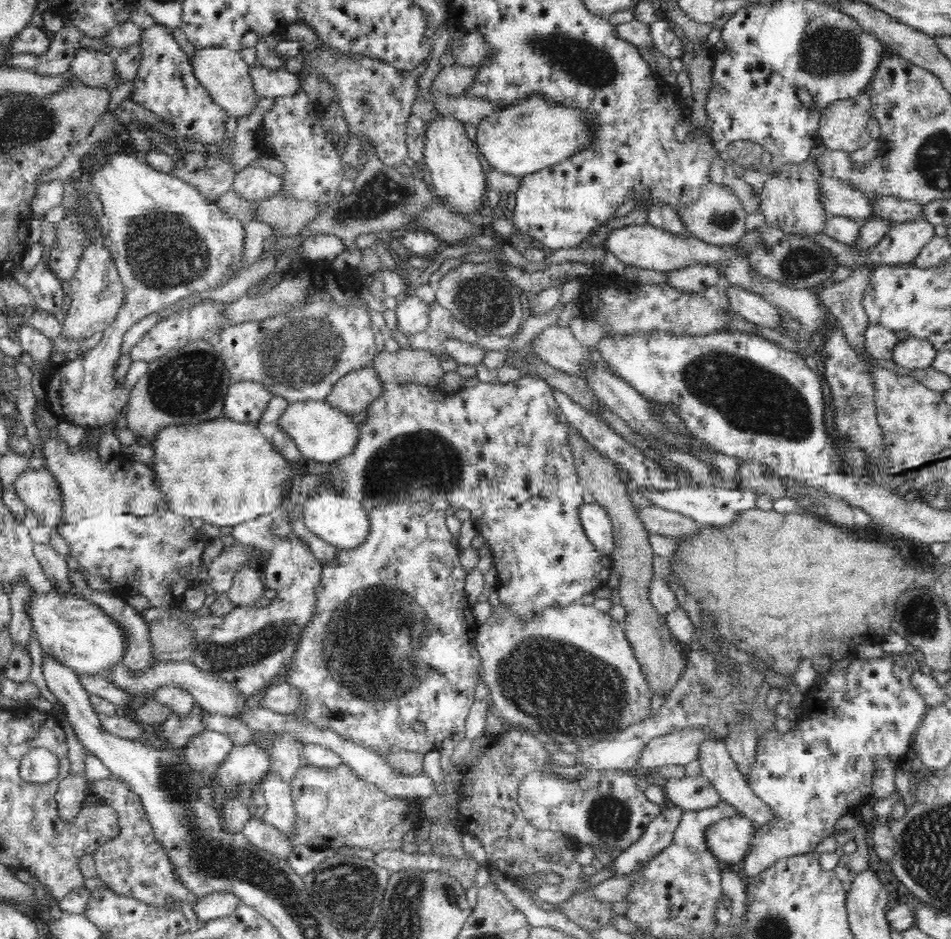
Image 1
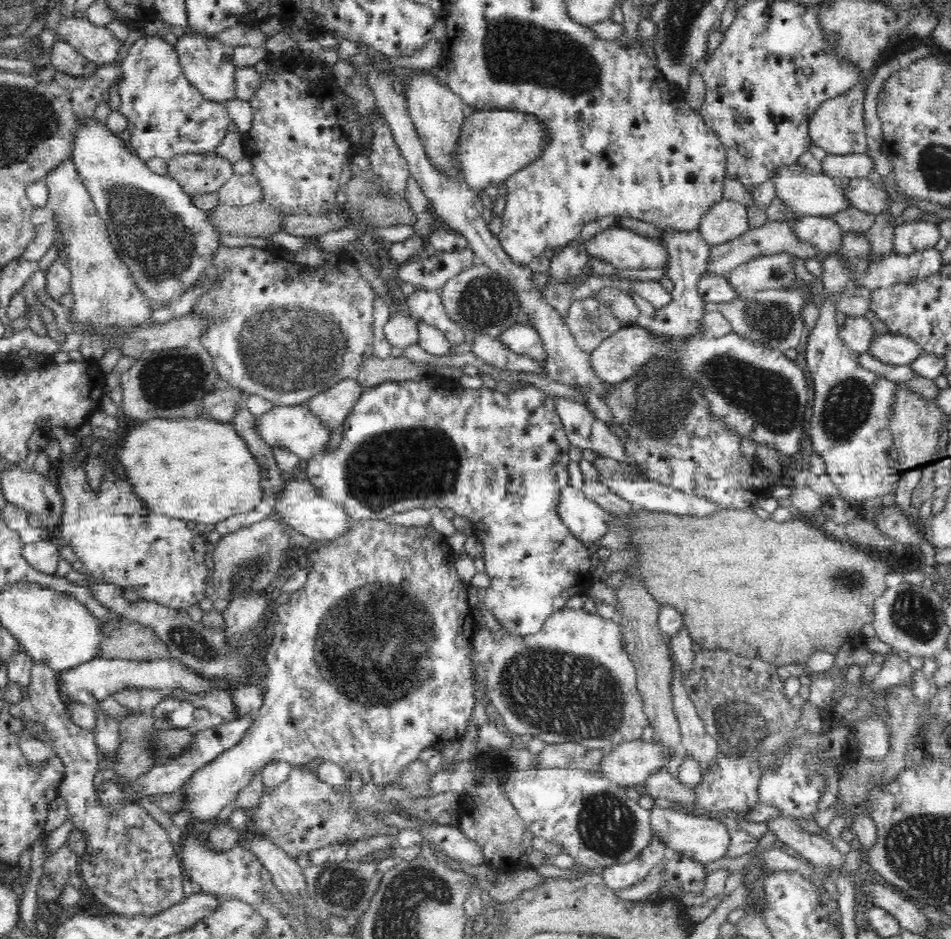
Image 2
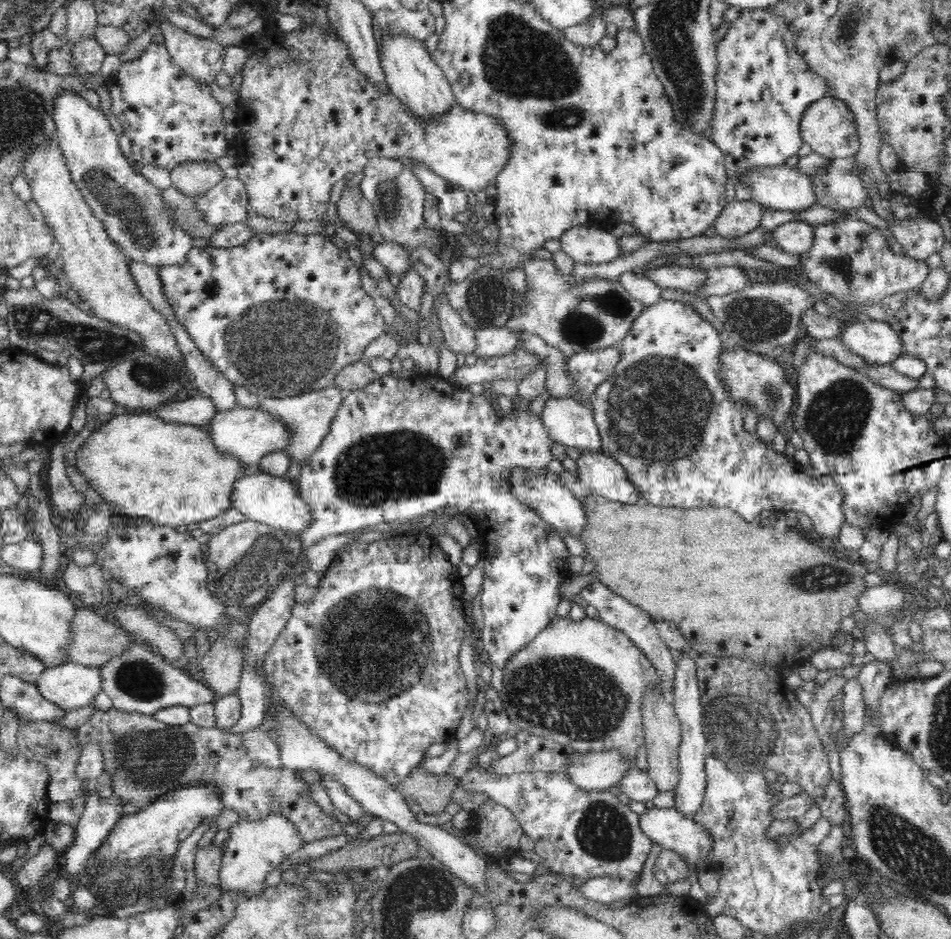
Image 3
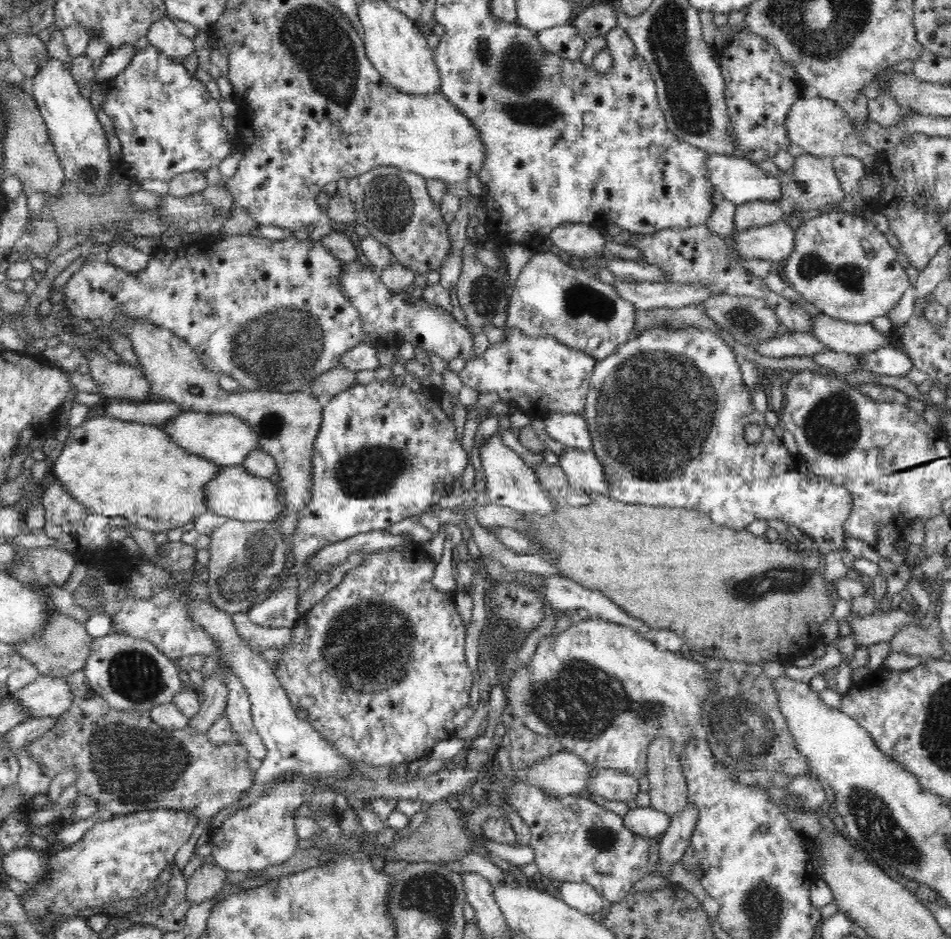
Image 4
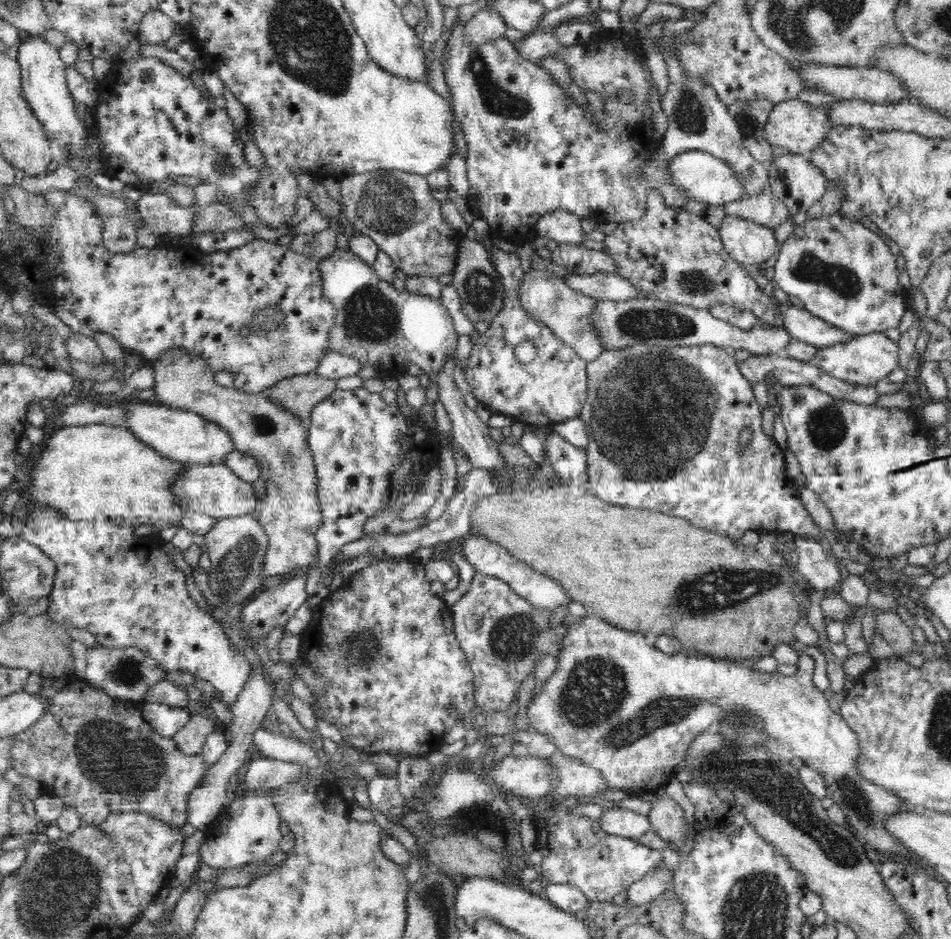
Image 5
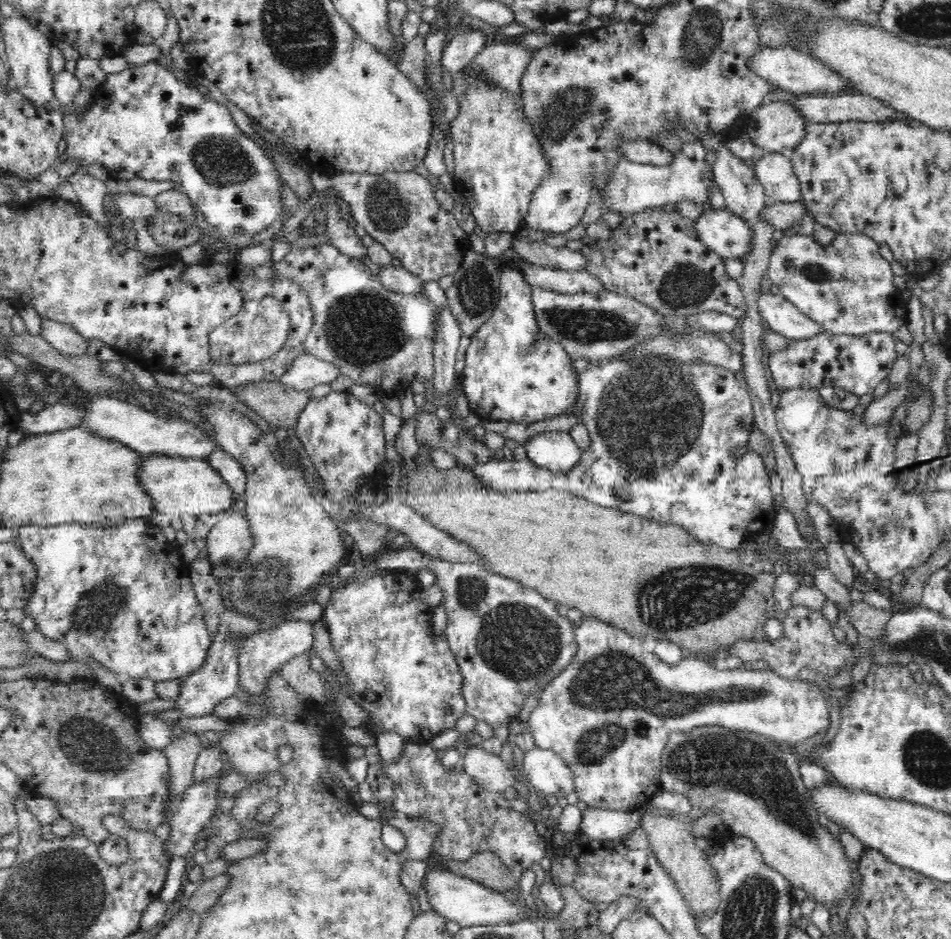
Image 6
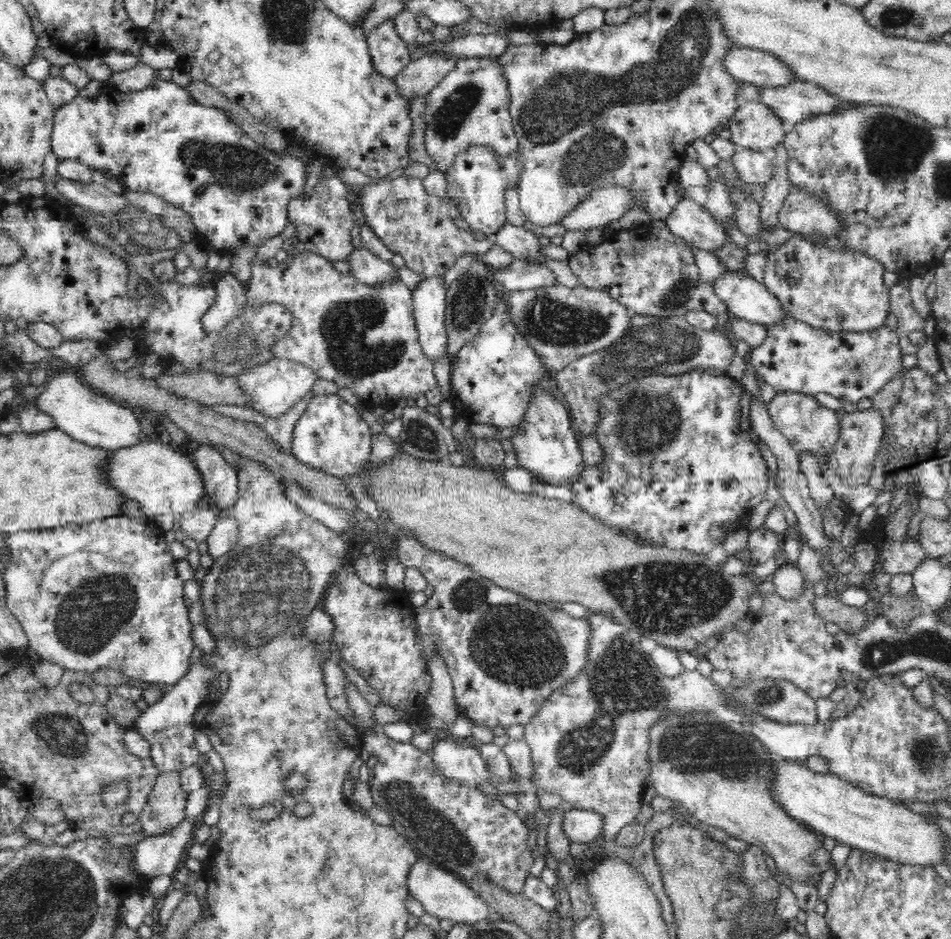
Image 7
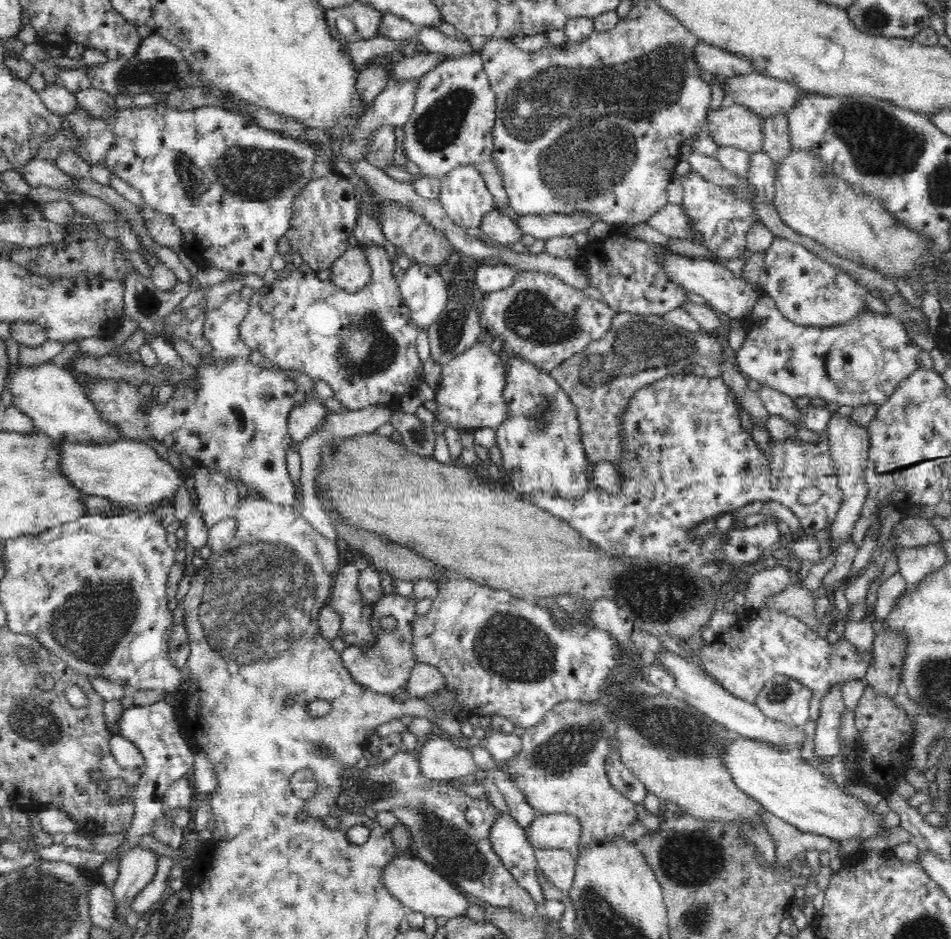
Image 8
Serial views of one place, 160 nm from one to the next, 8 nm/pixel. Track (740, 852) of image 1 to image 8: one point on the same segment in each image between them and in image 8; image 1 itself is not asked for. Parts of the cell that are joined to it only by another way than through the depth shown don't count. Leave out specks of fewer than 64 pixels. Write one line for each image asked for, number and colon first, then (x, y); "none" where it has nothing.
2: (702, 840)
3: (667, 827)
4: (644, 821)
5: (626, 823)
6: (600, 824)
7: (580, 826)
8: (558, 831)

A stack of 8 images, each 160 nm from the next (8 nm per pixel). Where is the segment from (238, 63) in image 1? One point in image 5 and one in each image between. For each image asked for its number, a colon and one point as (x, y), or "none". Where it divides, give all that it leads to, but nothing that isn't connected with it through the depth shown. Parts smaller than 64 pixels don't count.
2: (207, 64)
3: (202, 58)
4: (163, 34)
5: (155, 27)

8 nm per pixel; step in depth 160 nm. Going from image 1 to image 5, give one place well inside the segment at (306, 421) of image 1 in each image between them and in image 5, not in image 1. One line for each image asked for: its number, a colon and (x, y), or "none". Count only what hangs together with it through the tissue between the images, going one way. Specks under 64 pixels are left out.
2: (295, 428)
3: (248, 434)
4: (225, 440)
5: (182, 436)

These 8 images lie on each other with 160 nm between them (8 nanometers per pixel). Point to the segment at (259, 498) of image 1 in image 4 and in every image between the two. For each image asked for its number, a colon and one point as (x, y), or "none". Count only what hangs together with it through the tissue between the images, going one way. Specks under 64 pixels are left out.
2: (200, 470)
3: (168, 474)
4: (113, 468)

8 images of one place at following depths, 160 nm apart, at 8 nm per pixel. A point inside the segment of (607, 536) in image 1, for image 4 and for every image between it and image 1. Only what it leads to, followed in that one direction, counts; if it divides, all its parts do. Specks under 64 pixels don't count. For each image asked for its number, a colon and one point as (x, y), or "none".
2: (587, 521)
3: (541, 491)
4: (510, 482)

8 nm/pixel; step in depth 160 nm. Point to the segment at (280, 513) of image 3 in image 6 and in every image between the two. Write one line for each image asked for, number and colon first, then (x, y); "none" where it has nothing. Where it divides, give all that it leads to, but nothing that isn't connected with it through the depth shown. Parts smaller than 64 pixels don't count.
4: (234, 493)
5: (214, 490)
6: (177, 485)

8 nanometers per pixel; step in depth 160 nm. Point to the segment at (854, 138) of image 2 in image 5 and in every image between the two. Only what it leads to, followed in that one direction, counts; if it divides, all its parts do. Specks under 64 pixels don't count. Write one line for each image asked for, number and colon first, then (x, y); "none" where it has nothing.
3: (828, 126)
4: (820, 127)
5: (800, 128)

